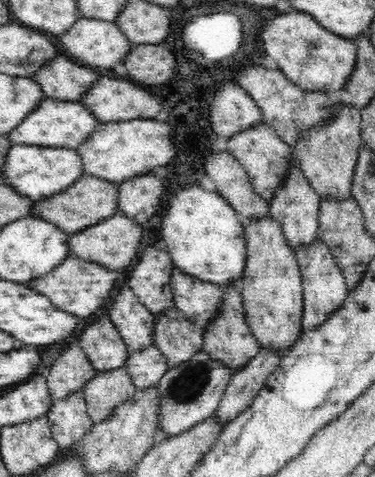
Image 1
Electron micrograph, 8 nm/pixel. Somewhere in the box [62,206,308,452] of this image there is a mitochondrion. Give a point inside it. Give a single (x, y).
(187, 387)

